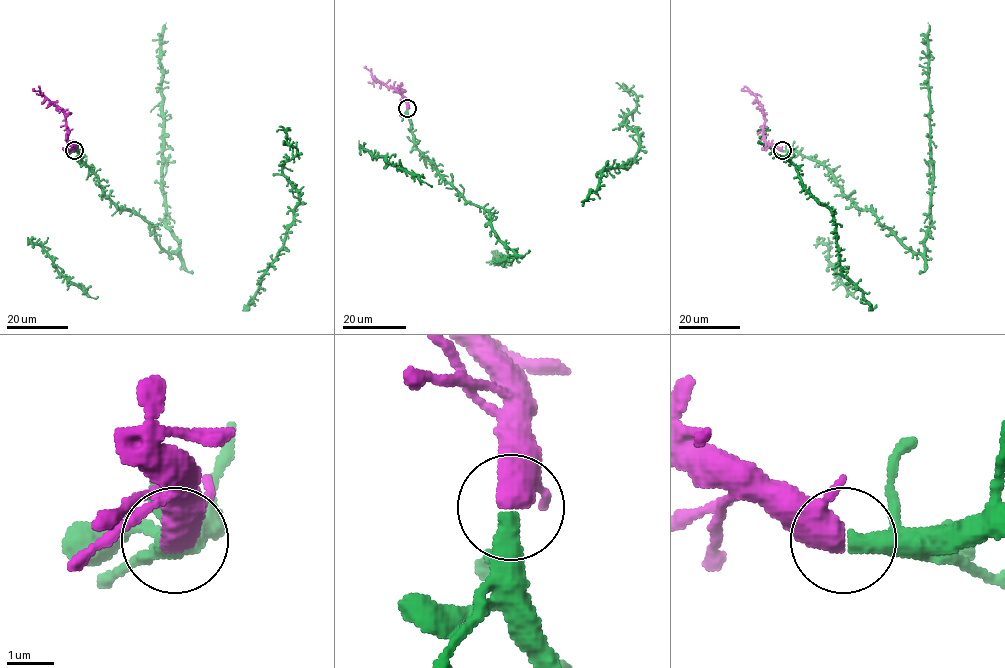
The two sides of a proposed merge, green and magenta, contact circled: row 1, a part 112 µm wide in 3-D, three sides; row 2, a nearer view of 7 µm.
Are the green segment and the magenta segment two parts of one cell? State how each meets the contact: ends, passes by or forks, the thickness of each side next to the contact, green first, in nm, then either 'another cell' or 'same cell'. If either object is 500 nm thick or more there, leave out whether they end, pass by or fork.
green passes by; magenta passes by; calibres 320 and 440 nm; same cell

